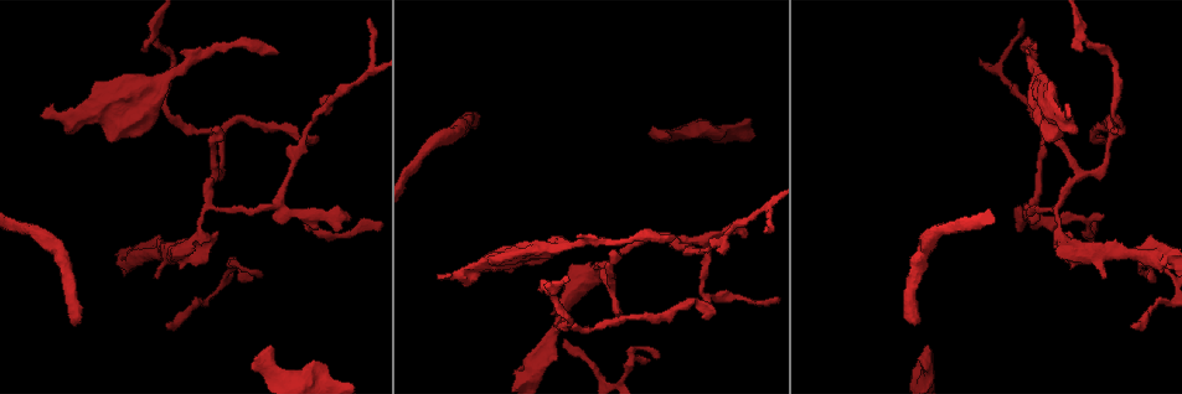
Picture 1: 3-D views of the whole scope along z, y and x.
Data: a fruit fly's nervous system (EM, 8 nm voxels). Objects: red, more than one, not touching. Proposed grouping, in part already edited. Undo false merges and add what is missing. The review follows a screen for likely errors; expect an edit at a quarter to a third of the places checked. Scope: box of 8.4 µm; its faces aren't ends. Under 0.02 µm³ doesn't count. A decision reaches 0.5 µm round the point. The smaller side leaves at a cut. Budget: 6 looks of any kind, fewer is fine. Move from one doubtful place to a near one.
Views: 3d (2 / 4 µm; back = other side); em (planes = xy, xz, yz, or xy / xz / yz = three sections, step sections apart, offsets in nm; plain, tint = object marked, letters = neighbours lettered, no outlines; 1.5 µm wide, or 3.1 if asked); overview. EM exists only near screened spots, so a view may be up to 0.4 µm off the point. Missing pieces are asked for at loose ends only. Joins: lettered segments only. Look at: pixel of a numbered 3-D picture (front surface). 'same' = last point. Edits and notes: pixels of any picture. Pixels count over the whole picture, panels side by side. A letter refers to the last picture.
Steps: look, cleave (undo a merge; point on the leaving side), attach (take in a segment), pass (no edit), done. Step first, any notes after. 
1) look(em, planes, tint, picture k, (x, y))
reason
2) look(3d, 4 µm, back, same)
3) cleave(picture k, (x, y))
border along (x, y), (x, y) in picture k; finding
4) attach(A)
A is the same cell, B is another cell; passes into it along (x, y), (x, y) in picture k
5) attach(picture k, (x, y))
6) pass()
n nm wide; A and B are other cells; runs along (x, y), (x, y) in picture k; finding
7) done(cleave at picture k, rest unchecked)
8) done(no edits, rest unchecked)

look(3d, 4 µm, picture 1, (278, 53))
branch stops here

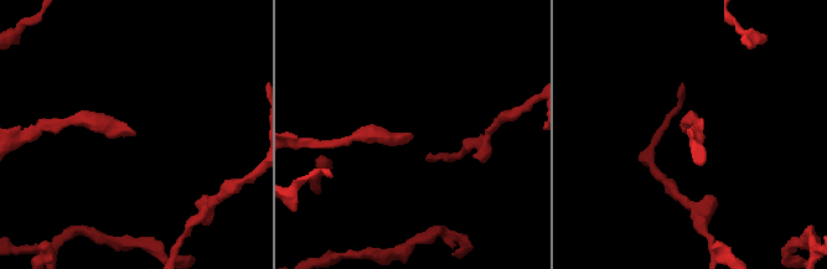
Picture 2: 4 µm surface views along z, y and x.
look(em, planes, letters, picture 2, (130, 134))

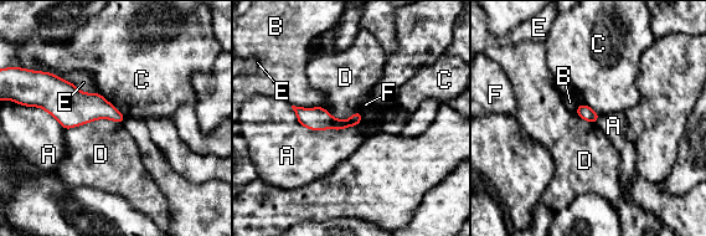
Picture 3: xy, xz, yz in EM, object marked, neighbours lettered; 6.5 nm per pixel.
pass()
A, B, C, D, E and F are other cells; none of them fits

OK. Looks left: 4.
look(em, planes, letters, picture 1, (746, 235))
free end

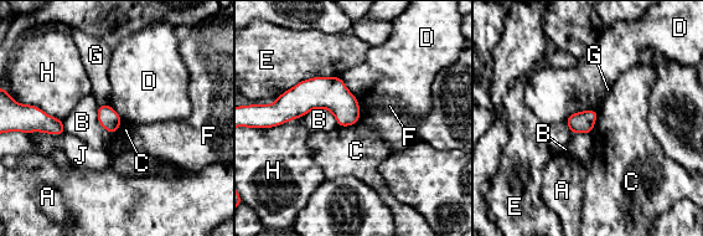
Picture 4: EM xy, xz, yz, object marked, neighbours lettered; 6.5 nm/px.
pass()
E touches over 420 nm; A, B, C, D, E, F, G, H and J are other cells; border along (598, 111), (594, 127), (589, 133) in picture 4; none of them fits

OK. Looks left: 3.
look(em, xy, step 8, letters, picture 1, (317, 137))
branch stops here

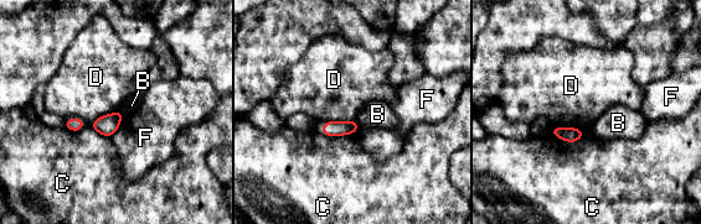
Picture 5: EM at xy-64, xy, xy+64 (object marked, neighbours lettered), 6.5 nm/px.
pass()
140 nm wide; B, C, D and F are other cells; border along (123, 113), (118, 129), (109, 137) in picture 5; none of them fits

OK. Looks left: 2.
done(no edits, rest unchecked)

